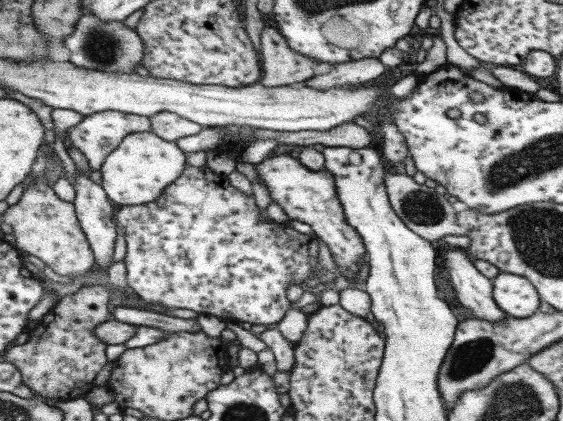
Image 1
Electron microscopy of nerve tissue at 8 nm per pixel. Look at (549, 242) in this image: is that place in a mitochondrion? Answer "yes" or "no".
yes

